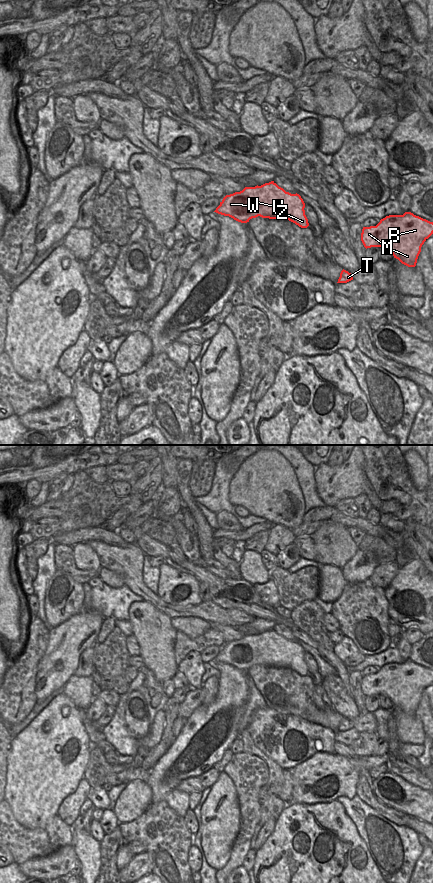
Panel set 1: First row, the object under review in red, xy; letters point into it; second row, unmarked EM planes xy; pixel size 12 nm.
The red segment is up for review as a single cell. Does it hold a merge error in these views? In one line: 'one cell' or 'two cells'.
one cell

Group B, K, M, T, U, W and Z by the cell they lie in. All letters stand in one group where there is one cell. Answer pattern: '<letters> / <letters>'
B K M T U W Z

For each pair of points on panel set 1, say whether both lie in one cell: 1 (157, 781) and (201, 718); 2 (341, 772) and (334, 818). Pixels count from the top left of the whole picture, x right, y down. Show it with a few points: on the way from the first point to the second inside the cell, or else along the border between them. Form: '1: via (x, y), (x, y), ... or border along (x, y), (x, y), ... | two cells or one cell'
1: via (169, 765), (185, 747), (193, 734) | one cell
2: border along (336, 799), (330, 802), (316, 802), (313, 804) | two cells

